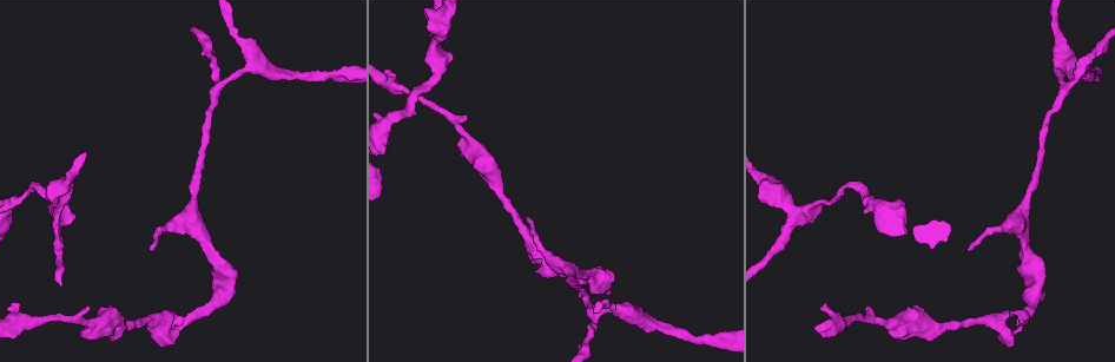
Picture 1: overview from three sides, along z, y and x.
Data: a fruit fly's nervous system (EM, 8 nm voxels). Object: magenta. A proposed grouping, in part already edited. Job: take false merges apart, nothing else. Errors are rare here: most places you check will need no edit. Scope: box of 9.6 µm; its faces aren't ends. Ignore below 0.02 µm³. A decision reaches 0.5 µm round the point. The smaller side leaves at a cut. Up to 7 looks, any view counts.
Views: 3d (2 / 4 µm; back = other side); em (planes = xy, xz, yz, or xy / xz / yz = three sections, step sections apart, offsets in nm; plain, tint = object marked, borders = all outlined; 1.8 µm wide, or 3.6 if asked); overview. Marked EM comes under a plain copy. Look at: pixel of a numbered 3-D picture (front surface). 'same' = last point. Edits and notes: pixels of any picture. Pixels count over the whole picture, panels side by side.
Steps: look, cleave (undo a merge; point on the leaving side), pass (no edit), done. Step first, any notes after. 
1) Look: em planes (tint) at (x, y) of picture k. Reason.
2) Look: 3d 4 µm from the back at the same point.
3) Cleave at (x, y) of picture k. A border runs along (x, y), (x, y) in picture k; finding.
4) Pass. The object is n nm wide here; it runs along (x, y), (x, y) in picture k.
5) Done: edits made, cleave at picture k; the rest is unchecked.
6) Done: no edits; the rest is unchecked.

Look: em xz step 16 (tint) at (802, 210) of picture 1. Sudden change in width.

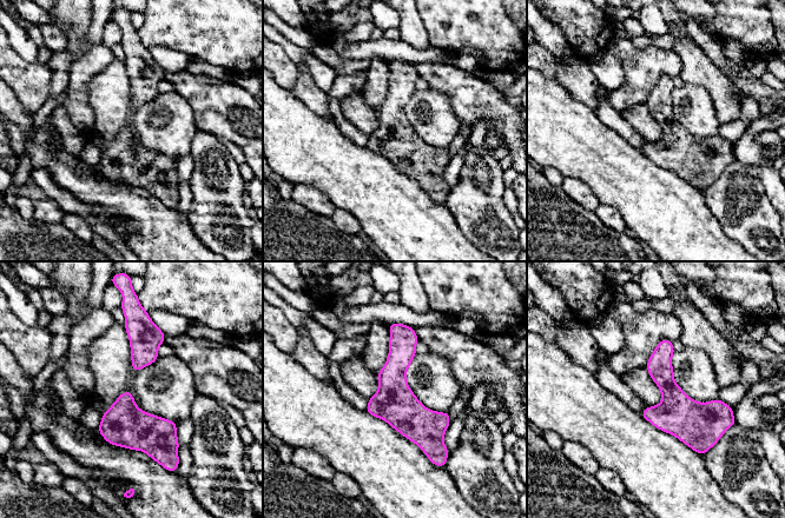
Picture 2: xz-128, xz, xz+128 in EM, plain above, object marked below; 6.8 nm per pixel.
Pass. It runs along (394, 325), (397, 404), (431, 453) in picture 2; all the same neuron.

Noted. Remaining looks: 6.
Look: em xz step 16 (borders) at (25, 325) of picture 1. Calibre changes.

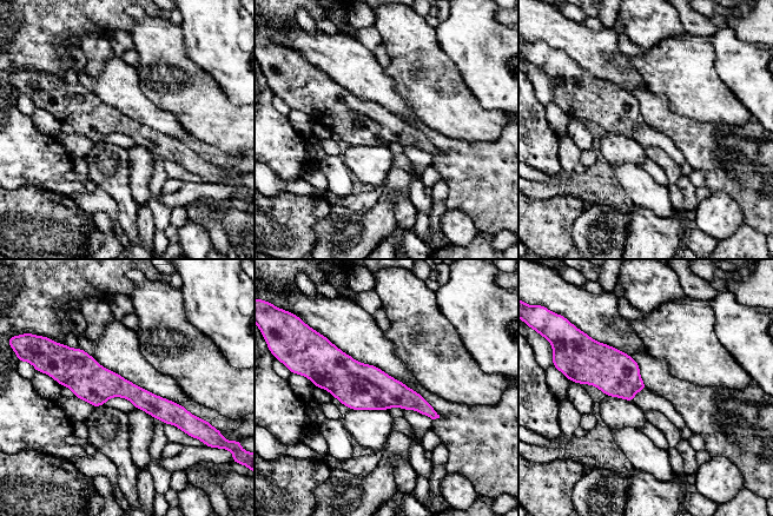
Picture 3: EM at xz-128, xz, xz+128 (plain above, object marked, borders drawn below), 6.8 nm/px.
Pass. It runs along (57, 375), (83, 375), (186, 415) in picture 3; one neuron here.

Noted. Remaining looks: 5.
Look: 3d 4 µm at (919, 318) of picture 1. Thick turns thin.

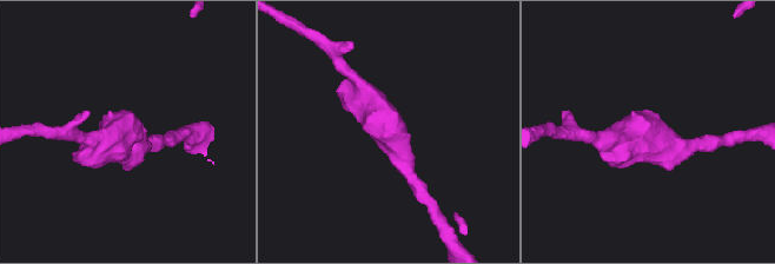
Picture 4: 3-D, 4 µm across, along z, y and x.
Look: em yz step 4 (tint) at (127, 132) of picture 4. Now the EM.

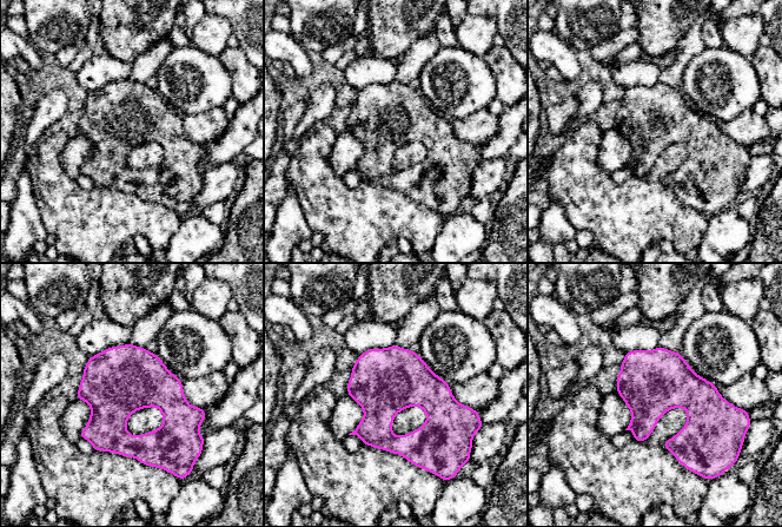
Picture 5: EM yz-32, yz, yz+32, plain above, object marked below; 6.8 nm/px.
Look: em planes (tint) at the same point. Cut it another way.

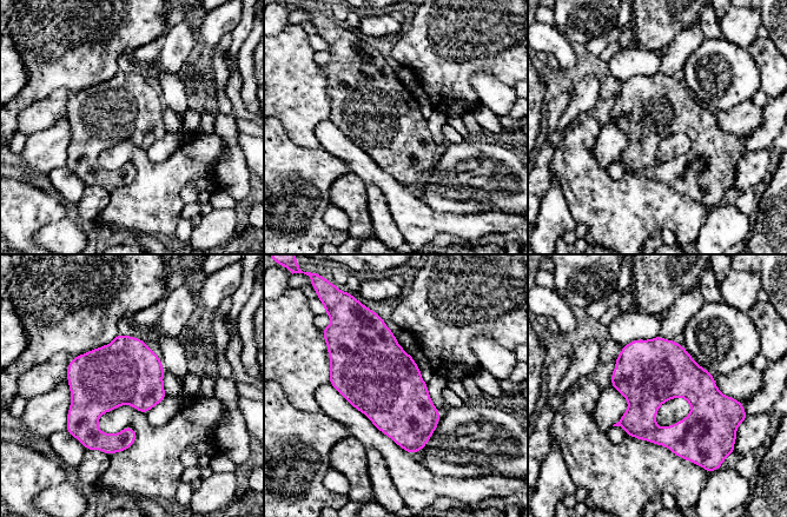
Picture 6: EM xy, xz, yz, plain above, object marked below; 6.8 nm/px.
Pass. Continuous, no second neuron.

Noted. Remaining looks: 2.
Done: no edits; the rest is unchecked.

